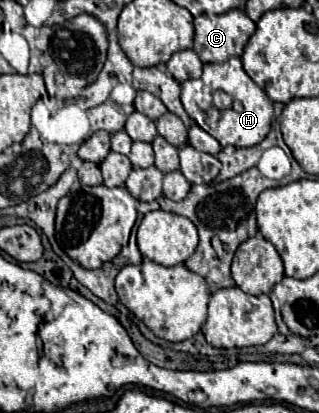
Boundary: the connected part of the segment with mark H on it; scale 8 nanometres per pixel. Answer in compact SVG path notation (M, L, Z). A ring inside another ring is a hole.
M230 57L224 63L206 63L198 79L182 83L182 105L186 113L206 131L212 133L222 147L252 147L258 145L272 125L272 103L266 93L248 77L240 57Z

